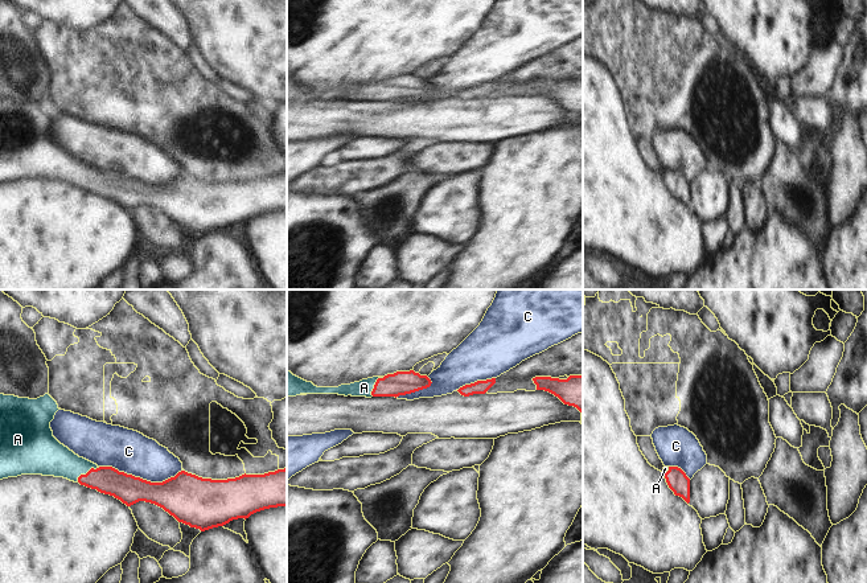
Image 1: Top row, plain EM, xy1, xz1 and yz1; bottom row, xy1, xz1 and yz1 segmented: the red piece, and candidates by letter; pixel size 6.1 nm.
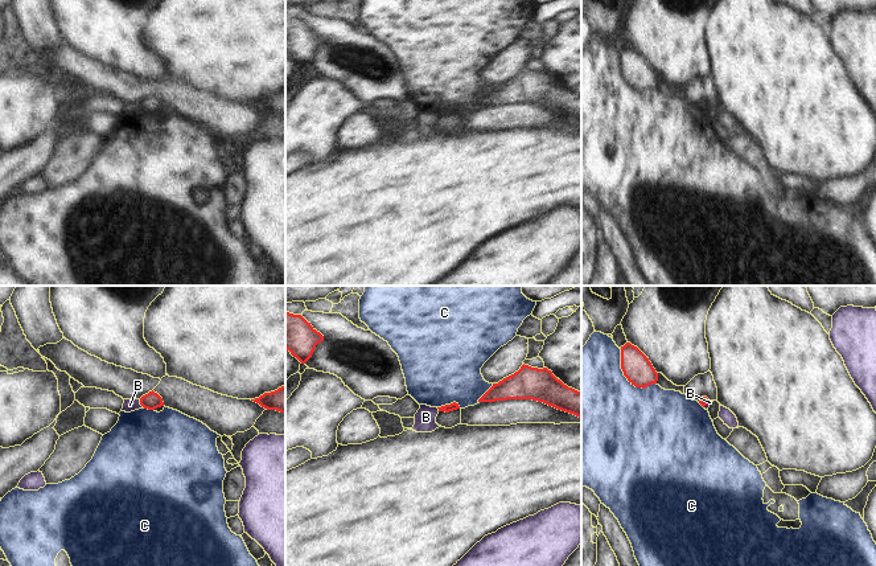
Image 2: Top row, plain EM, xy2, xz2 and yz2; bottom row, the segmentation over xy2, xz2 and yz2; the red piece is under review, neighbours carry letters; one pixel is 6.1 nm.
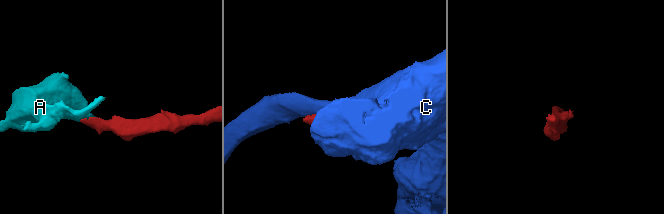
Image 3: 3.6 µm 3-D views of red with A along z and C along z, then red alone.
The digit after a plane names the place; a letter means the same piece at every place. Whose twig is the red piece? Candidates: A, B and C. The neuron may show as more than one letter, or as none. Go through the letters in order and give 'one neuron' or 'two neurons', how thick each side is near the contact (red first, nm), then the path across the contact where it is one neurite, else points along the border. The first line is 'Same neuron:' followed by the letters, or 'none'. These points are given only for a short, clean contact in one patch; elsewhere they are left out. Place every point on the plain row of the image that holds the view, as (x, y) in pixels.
Same neuron: A
A: one neuron; 170 nm thick on the red side, 220 nm on the other; runs through xy1 (107, 184), (94, 181), (87, 176), (49, 161)
B: two neurons; 110 nm thick on the red side, 80 nm on the other; border along xy2 (139, 103), (143, 110)
C: two neurons; 240 nm thick on the red side, 260 nm on the other

